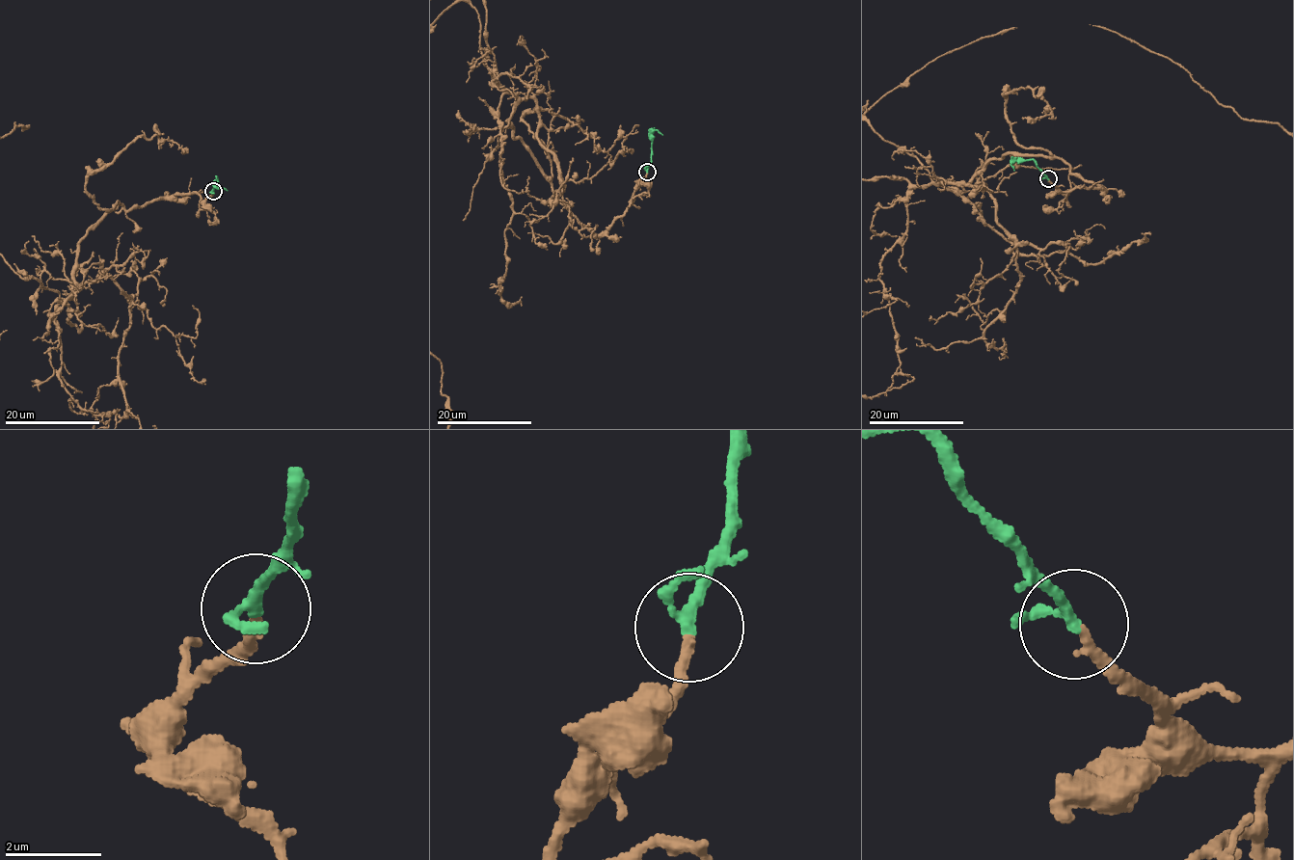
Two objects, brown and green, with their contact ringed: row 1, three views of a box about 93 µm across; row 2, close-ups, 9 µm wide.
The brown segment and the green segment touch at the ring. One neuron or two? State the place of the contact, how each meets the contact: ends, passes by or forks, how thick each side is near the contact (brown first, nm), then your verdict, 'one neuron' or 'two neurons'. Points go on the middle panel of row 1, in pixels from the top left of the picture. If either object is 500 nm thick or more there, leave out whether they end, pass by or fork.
at (647, 172); brown ends there; green passes by; 190 nm thick on the brown side, 200 nm on the other; one neuron

